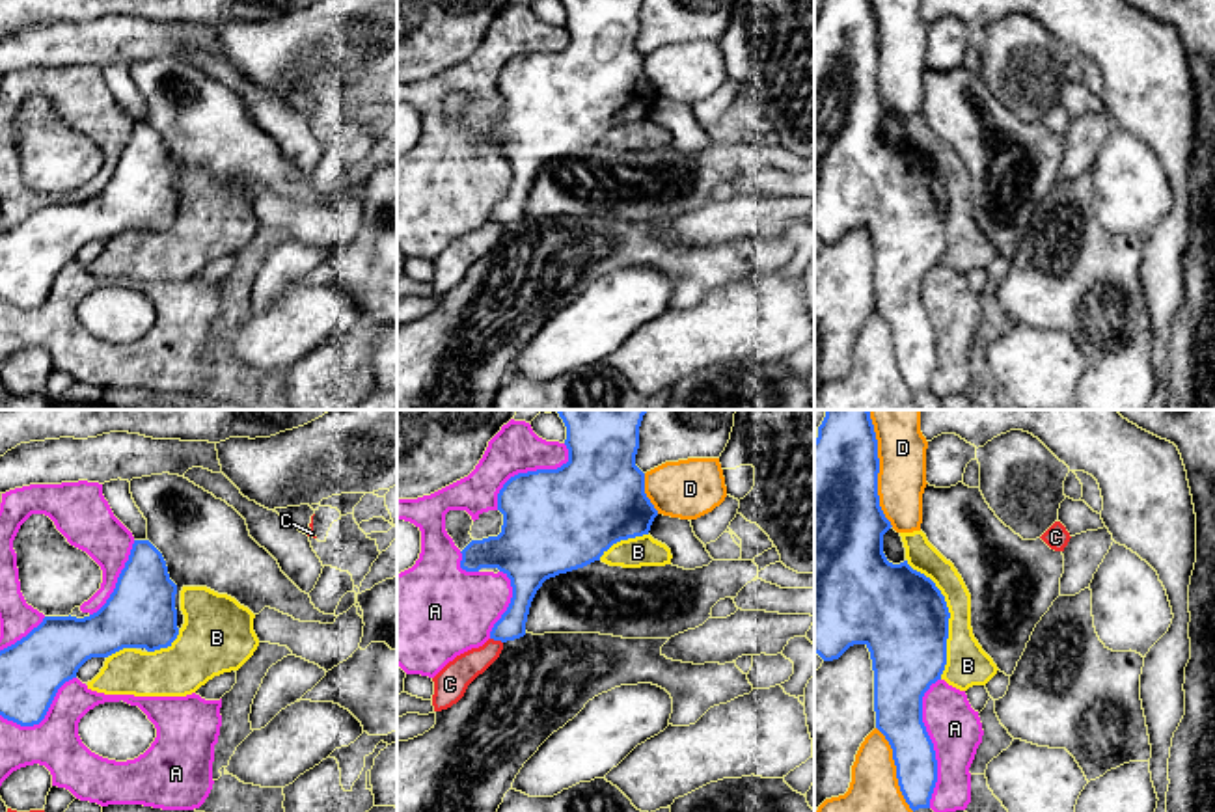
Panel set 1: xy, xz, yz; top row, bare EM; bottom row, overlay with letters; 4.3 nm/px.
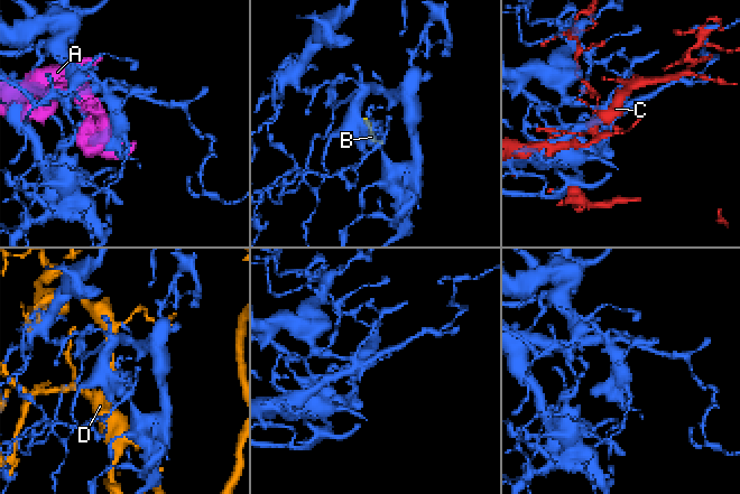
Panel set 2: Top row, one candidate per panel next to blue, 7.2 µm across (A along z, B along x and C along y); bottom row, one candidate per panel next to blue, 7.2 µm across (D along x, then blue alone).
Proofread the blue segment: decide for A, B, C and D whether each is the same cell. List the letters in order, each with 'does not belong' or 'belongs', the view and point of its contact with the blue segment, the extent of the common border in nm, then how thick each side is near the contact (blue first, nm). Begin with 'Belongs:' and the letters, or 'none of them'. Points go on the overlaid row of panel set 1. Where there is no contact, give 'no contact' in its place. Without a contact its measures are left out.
Belongs: none of them
A: does not belong | yz (930, 742) | 550 nm | 220/220 nm
B: does not belong | yz (949, 617) | 550 nm | 400/180 nm
C: does not belong | xz (496, 639) | 60 nm | 120/140 nm
D: does not belong | yz (878, 468) | 500 nm | 440/220 nm

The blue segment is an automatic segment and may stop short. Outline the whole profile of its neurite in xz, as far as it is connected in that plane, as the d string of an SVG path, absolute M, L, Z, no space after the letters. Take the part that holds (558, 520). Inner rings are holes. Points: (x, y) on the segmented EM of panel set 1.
M557 410L567 426L568 462L511 477L498 494L501 533L471 540L460 553L460 568L498 568L511 579L512 598L494 624L490 639L514 641L526 635L531 602L542 583L583 568L617 542L648 535L658 510L645 494L645 473L635 466L639 426L647 410Z

